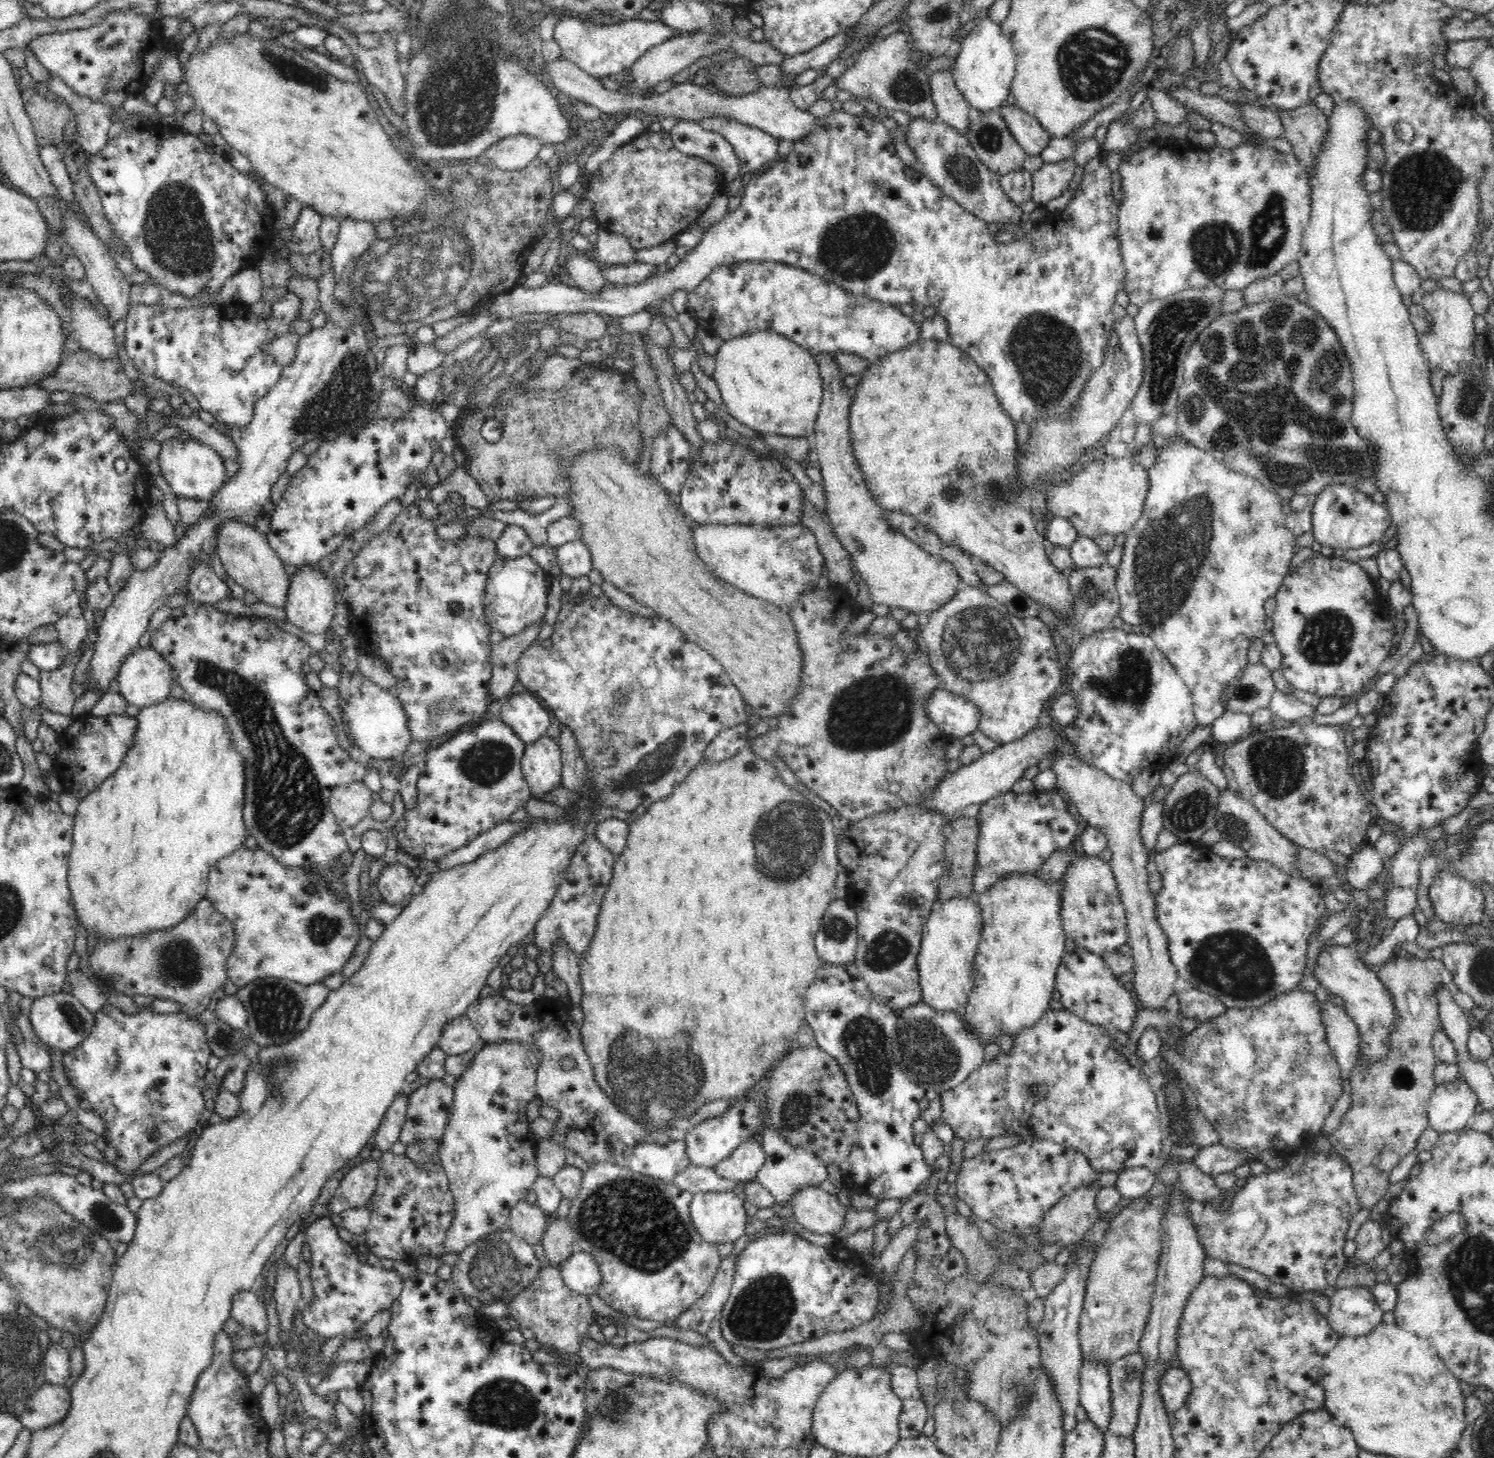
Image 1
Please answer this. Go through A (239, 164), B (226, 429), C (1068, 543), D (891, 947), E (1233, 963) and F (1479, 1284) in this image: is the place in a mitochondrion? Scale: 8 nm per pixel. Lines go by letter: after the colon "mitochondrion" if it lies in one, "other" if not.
A: other
B: other
C: other
D: mitochondrion
E: mitochondrion
F: mitochondrion

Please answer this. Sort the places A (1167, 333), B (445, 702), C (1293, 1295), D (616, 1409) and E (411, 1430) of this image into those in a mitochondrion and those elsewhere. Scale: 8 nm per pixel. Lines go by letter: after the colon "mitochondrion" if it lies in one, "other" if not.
A: mitochondrion
B: mitochondrion
C: other
D: mitochondrion
E: other

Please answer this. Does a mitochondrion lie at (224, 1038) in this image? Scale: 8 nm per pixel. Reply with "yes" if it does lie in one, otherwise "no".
yes

